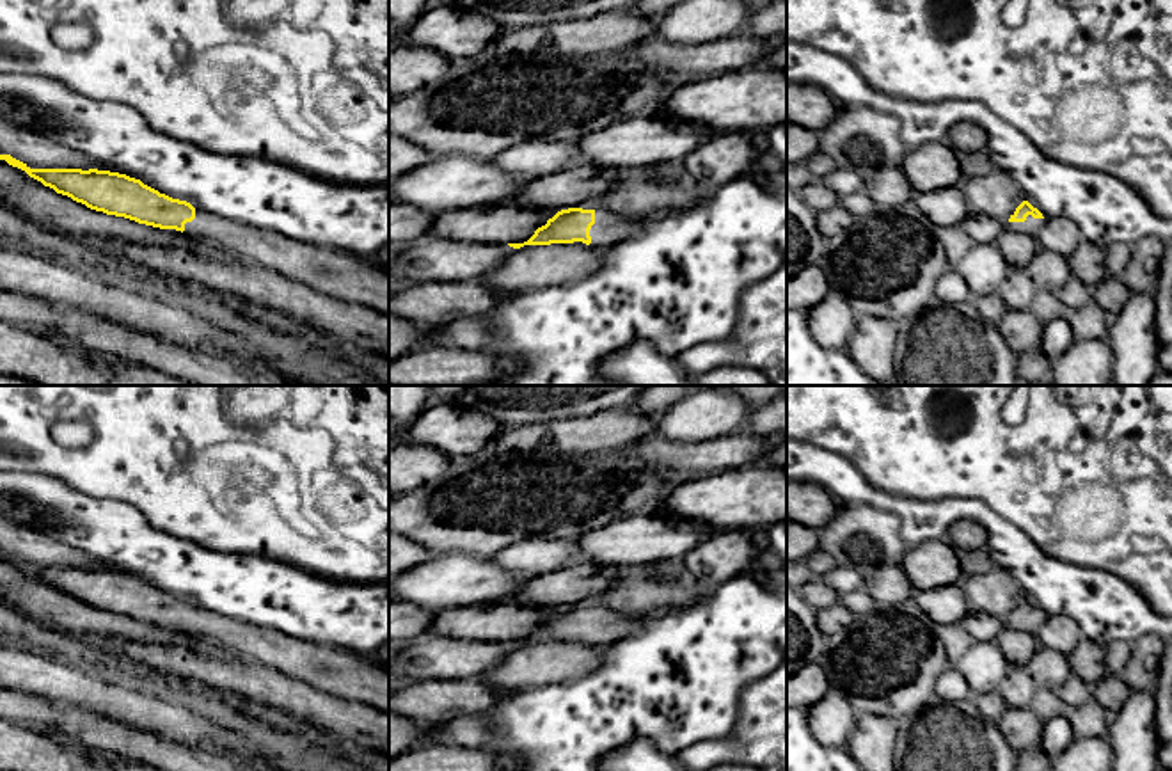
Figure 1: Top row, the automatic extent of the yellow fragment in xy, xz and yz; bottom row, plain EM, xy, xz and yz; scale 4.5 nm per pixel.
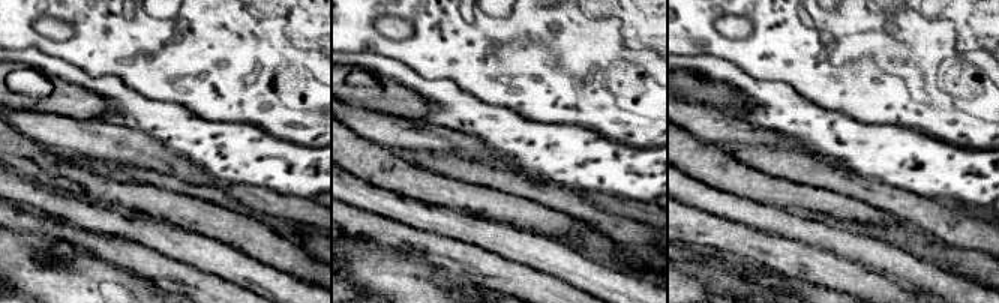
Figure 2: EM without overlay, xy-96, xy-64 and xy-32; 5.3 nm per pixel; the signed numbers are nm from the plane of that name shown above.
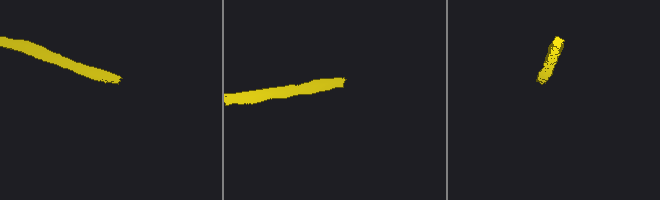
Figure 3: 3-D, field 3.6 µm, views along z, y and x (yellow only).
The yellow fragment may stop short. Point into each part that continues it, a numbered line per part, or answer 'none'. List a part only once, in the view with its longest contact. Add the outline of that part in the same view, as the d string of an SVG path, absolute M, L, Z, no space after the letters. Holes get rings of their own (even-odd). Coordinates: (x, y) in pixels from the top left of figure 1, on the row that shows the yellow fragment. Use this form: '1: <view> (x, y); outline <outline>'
1: yz (1030, 226); outline M1028 215L1025 222L1007 222L1005 227L1037 238L1042 222L1044 219L1033 219L1032 215Z

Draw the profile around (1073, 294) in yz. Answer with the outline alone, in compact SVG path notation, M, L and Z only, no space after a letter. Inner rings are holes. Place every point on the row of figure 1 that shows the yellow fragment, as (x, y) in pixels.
M1076 277L1067 279L1067 282L1057 291L1057 297L1071 311L1083 307L1092 302L1092 290L1083 286Z

